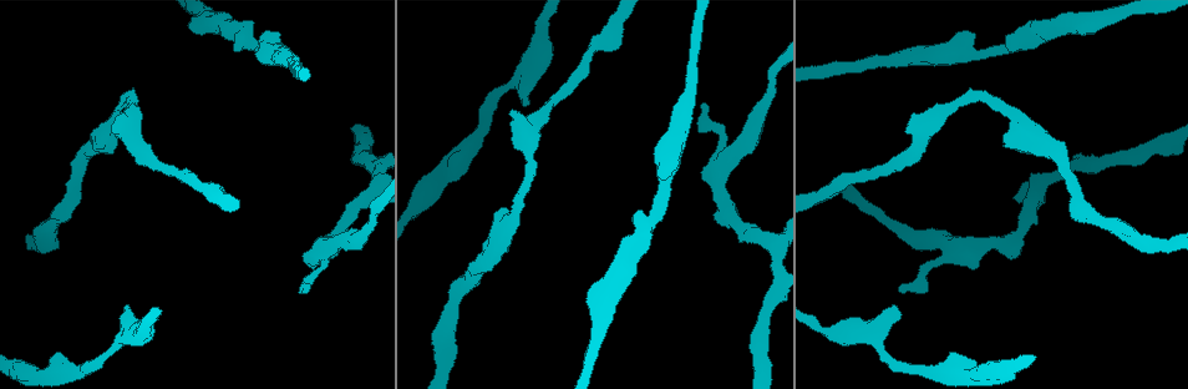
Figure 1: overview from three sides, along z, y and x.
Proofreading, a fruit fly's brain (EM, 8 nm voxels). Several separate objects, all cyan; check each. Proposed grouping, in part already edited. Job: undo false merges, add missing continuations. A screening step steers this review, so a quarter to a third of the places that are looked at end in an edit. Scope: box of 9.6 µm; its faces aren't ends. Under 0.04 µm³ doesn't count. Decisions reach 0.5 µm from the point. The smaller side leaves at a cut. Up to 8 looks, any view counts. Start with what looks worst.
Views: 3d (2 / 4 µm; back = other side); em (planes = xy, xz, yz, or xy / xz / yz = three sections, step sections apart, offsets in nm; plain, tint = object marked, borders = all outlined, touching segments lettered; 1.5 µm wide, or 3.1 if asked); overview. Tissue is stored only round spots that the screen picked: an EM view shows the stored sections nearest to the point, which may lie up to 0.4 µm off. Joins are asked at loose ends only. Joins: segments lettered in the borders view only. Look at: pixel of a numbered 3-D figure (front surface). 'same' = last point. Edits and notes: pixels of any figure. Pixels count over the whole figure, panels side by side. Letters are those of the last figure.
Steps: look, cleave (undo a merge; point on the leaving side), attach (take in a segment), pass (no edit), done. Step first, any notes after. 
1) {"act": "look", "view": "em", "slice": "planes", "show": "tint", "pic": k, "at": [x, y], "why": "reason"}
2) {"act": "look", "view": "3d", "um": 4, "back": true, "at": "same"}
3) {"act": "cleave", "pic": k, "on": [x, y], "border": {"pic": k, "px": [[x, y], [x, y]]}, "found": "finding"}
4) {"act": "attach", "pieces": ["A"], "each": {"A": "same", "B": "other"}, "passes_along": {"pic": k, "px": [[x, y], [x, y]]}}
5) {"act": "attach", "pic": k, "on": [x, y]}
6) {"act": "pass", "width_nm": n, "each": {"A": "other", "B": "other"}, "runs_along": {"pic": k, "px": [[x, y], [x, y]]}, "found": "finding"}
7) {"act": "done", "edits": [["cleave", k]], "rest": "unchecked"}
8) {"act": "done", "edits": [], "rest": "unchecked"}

{"act": "look", "view": "3d", "um": 4, "pic": 1, "at": [127, 306], "why": "an open end"}

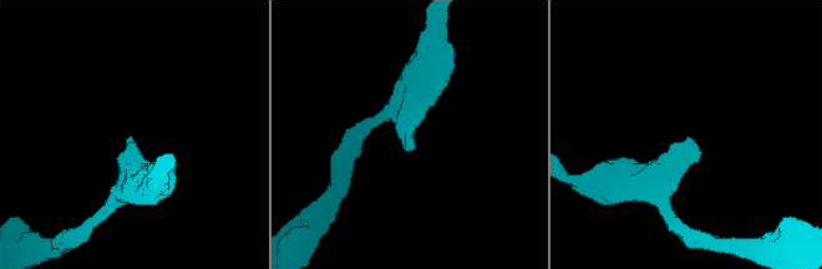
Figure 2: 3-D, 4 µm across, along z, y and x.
{"act": "look", "view": "em", "slice": "planes", "show": "borders", "pic": 2, "at": [688, 138], "why": "now the EM"}

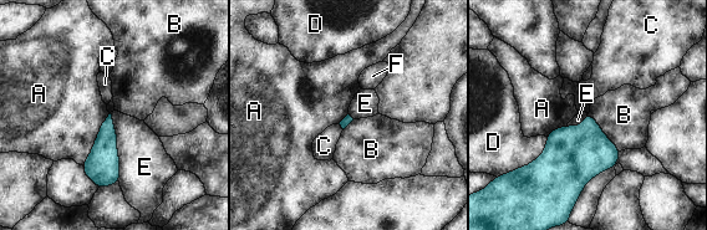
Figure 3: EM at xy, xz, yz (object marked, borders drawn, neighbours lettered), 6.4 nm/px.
{"act": "pass", "each": {"A": "other", "B": "other", "C": "other", "D": "other", "E": "other", "F": "other"}, "border": {"pic": 3, "px": [[588, 113], [620, 151]]}, "found": "none of them fits"}

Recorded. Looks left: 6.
{"act": "look", "view": "3d", "um": 4, "pic": 1, "at": [898, 291], "why": "branch stops here"}

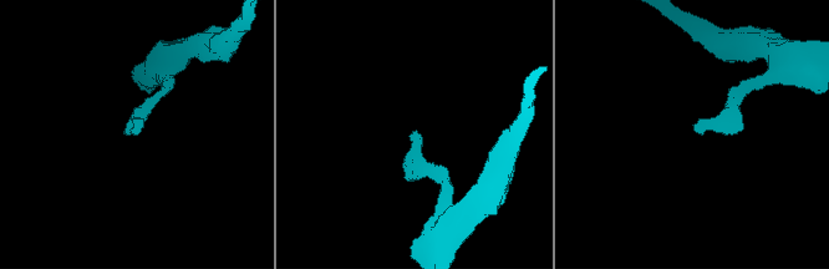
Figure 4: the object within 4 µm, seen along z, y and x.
{"act": "look", "view": "em", "slice": "planes", "show": "tint", "pic": 4, "at": [137, 127], "why": "now the EM"}

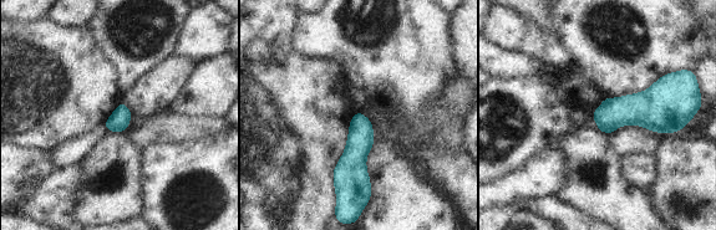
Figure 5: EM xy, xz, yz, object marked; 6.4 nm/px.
{"act": "look", "view": "em", "slice": "planes", "show": "borders", "at": "same"}

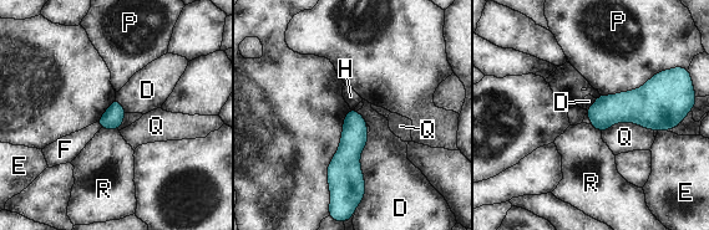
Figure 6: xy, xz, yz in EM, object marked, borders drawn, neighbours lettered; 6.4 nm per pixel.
{"act": "pass", "width_nm": 220, "each": {"D": "other", "E": "other", "F": "other", "H": "other", "P": "other", "Q": "other", "R": "other"}, "found": "none of them fits"}

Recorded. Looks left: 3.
{"act": "look", "view": "em", "slice": "planes", "show": "tint", "pic": 1, "at": [111, 124], "why": "sudden change in width"}

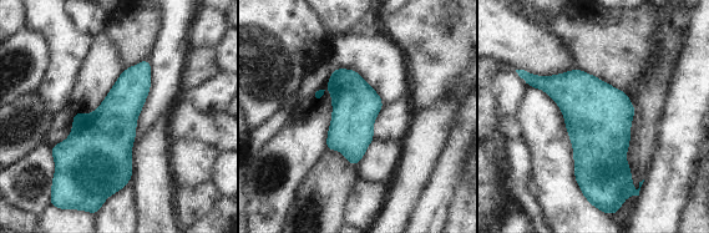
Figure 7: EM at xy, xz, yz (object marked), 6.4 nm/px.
{"act": "look", "view": "em", "slice": "planes", "show": "borders", "at": "same", "why": "what lies round it"}

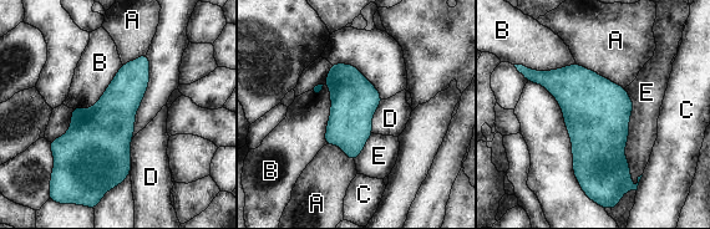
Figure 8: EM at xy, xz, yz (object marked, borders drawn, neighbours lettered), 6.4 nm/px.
{"act": "pass", "width_nm": 300, "each": {"A": "other", "B": "other", "C": "other", "D": "other", "E": "other"}, "found": "one cell here"}

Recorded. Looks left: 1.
{"act": "done", "edits": [], "rest": "unchecked"}

